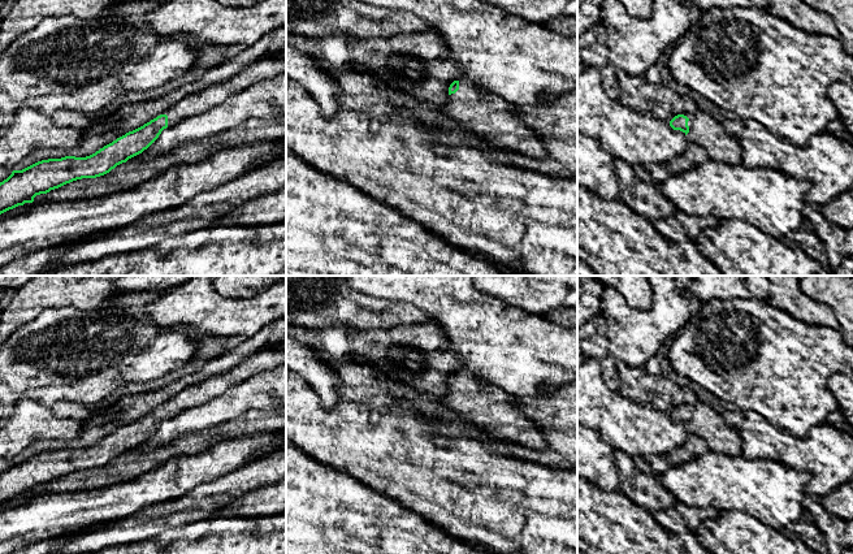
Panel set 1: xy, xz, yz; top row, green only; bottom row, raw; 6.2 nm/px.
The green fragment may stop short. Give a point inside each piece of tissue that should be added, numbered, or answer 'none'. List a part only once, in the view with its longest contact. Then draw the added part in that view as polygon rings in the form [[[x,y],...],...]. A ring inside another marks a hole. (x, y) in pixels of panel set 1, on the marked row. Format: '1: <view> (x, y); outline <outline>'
1: yz (706, 131); outline [[[700,109],[683,114],[689,118],[688,142],[705,148],[710,160],[732,165],[741,164],[742,150],[737,137],[728,134],[720,121]]]

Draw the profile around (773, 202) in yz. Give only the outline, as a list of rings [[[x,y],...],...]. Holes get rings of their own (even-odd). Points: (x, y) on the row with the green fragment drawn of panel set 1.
[[[714,160],[658,185],[676,209],[694,217],[740,220],[781,239],[805,221],[807,183],[770,168]]]

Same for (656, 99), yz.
[[[618,69],[619,100],[641,114],[650,114],[670,122],[675,116],[694,113],[698,107],[689,96],[668,88],[663,83],[650,83],[644,75],[633,77]]]

